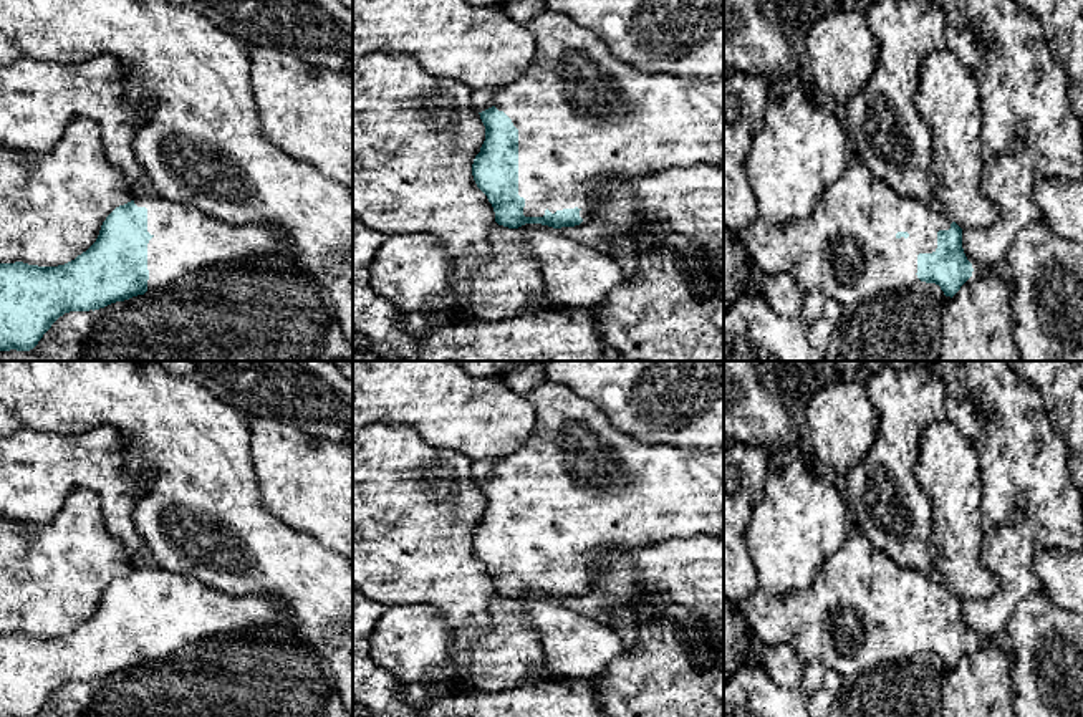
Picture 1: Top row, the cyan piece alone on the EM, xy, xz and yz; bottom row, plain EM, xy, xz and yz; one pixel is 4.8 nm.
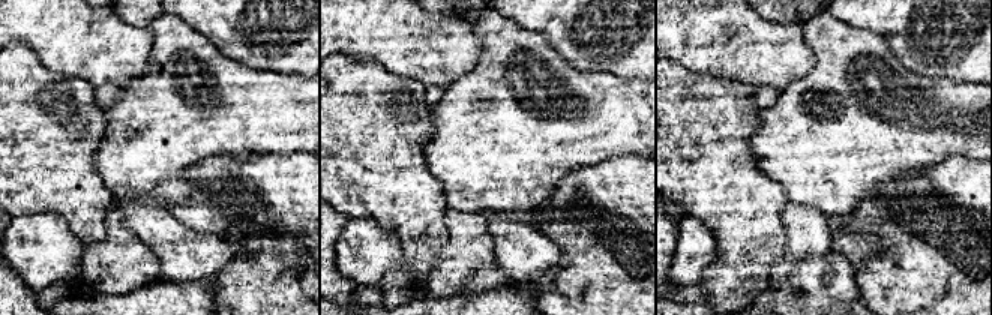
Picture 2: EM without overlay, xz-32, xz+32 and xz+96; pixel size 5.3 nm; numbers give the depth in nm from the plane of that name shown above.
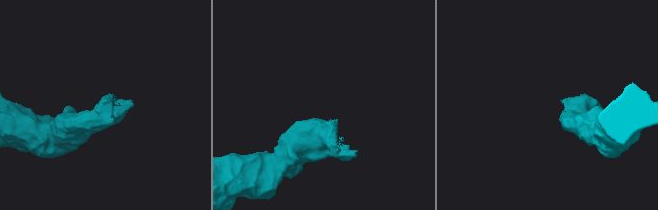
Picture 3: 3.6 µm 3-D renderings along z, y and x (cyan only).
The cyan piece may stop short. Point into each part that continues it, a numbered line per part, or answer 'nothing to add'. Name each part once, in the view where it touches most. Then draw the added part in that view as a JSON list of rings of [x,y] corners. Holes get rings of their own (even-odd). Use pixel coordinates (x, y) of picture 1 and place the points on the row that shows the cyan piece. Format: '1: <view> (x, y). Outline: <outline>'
1: xz (582, 113). Outline: [[[545,8],[527,26],[535,36],[532,63],[493,99],[518,129],[518,195],[525,199],[525,217],[578,207],[580,217],[590,220],[611,190],[603,184],[609,176],[628,179],[681,166],[724,169],[724,76],[702,81],[646,73],[619,60],[598,33],[561,12]]]

